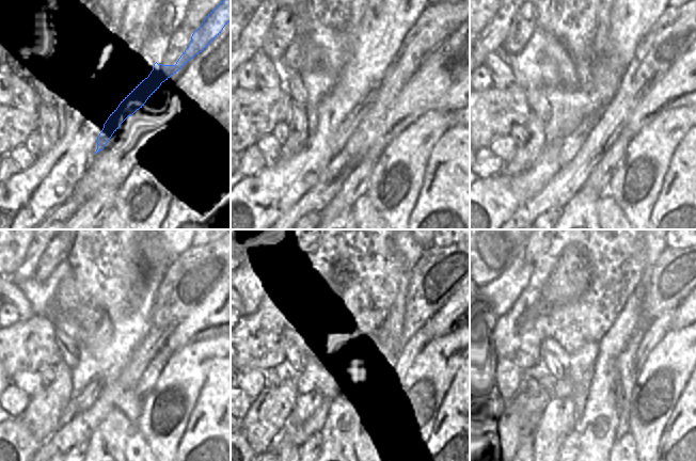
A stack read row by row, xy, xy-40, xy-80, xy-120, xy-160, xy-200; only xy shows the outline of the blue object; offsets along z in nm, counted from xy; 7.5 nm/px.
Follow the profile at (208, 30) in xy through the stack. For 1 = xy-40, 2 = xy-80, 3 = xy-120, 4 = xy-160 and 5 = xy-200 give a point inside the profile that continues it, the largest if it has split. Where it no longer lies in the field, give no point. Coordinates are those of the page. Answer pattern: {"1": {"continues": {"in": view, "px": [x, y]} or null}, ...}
{"1": {"continues": {"in": "xy-40", "px": [342, 134]}}, "2": {"continues": {"in": "xy-80", "px": [572, 143]}}, "3": {"continues": {"in": "xy-120", "px": [89, 395]}}, "4": {"continues": {"in": "xy-160", "px": [316, 415]}}, "5": {"continues": {"in": "xy-200", "px": [557, 420]}}}

